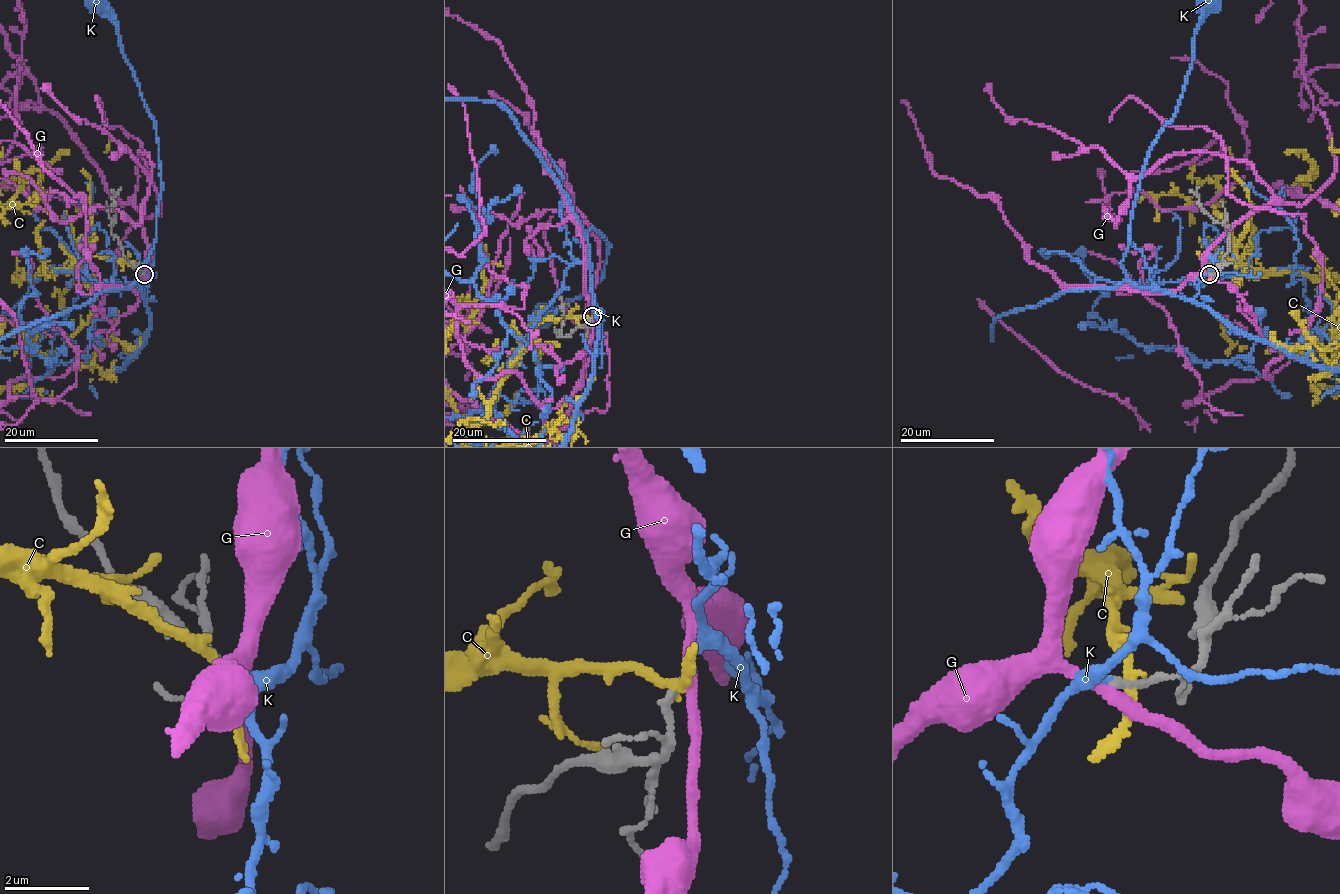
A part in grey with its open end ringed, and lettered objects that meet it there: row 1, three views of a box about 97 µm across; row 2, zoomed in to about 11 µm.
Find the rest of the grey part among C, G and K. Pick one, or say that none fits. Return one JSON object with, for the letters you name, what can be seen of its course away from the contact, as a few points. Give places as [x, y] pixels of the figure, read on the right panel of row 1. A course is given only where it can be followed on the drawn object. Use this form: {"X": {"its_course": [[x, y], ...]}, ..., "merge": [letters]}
{"K": {"its_course": [[1209, 274], [1191, 299], [1183, 299], [1139, 289], [1122, 262], [1148, 152], [1159, 130], [1174, 116]]}, "merge": ["K"]}

